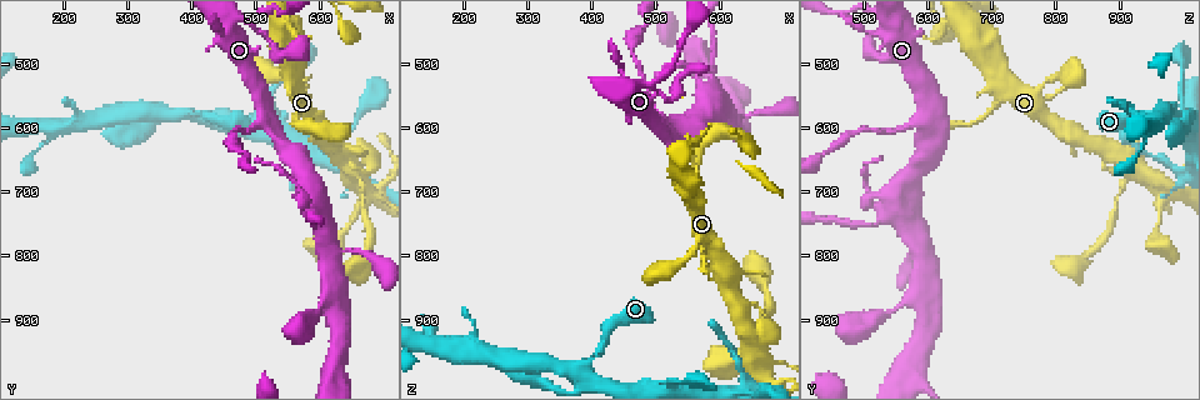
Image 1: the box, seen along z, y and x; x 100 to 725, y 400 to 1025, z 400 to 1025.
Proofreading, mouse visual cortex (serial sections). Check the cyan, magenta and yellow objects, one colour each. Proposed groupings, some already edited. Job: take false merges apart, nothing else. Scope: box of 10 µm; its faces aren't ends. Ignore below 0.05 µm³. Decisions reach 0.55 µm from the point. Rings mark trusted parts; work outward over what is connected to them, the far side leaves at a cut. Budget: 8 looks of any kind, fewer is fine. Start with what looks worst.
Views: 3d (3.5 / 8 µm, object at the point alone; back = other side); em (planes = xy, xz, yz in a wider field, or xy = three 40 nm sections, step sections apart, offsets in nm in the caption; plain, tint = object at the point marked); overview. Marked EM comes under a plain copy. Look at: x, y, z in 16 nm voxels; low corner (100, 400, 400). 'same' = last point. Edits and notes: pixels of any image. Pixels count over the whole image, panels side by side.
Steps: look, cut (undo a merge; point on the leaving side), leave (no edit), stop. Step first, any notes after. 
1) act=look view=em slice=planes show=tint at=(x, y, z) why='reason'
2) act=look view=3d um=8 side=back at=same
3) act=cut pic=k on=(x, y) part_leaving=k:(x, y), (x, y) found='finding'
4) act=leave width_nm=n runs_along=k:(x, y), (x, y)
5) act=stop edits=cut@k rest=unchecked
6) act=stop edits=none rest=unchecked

act=look view=3d um=3.5 at=(590, 735, 540) why='looks like a crossing'

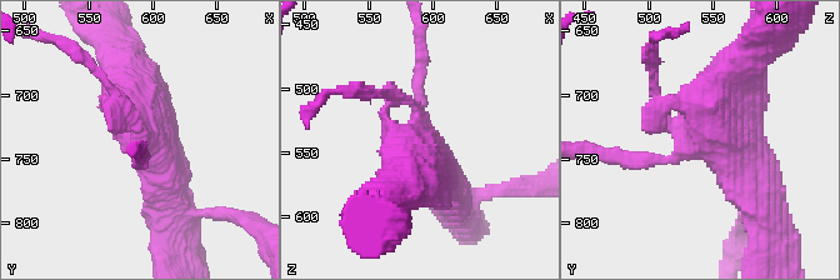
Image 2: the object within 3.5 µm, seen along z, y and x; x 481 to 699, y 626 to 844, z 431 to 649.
act=look view=em slice=xy step=2 show=tint at=(590, 736, 534) why='need the tissue'

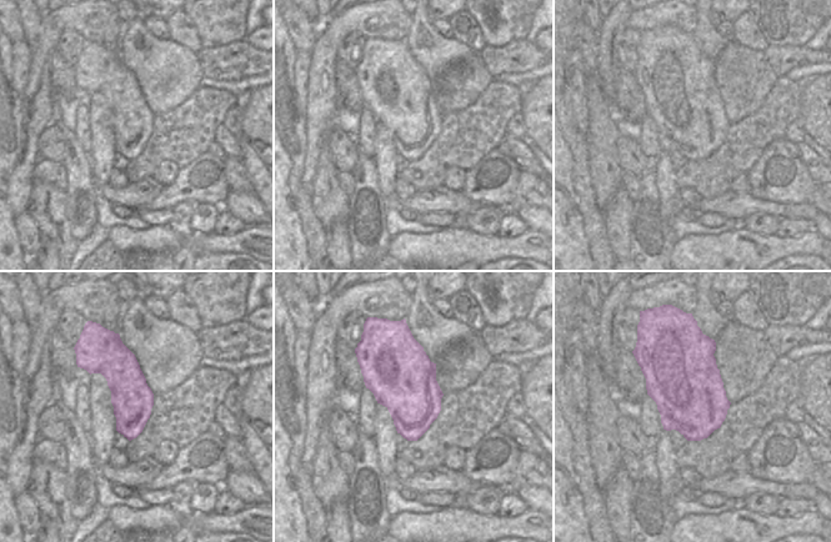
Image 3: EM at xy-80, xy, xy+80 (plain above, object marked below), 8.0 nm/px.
act=leave width_nm=500 runs_along=2:(118, 54), (140, 89), (168, 193) found='all the same cell'

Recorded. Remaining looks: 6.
act=look view=3d um=3.5 at=(495, 600, 560) why='thick turns thin'

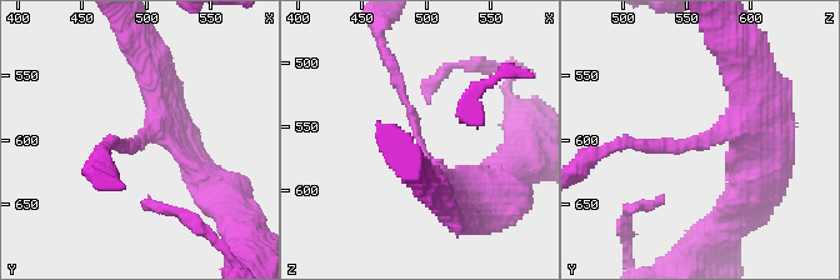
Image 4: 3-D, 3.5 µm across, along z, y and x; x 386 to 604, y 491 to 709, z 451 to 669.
act=look view=em slice=xy step=3 show=tint at=(496, 598, 560) arm_widths_nm=150,400

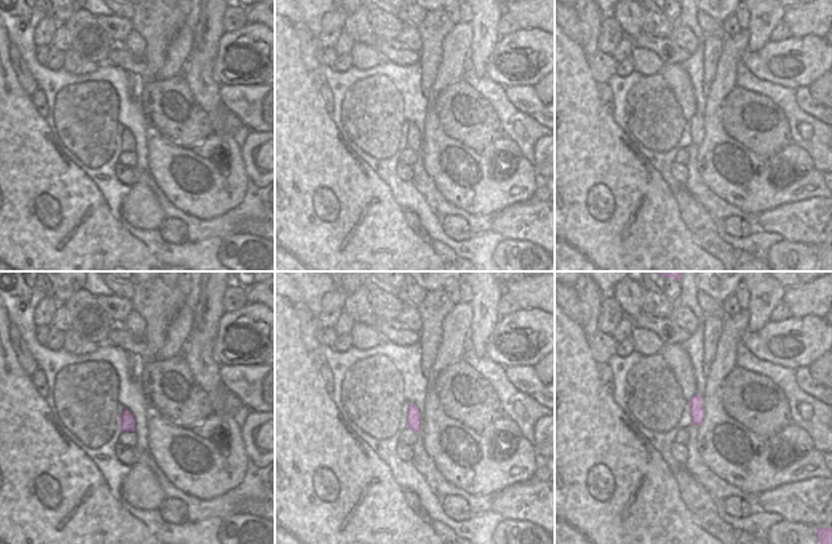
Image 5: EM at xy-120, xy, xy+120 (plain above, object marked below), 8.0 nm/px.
act=leave width_nm=120 runs_along=4:(438, 195), (438, 173), (391, 68) found='continuous, no second cell'

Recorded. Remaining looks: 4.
act=look view=3d um=3.5 at=(670, 695, 965) why='looks like a crossing'

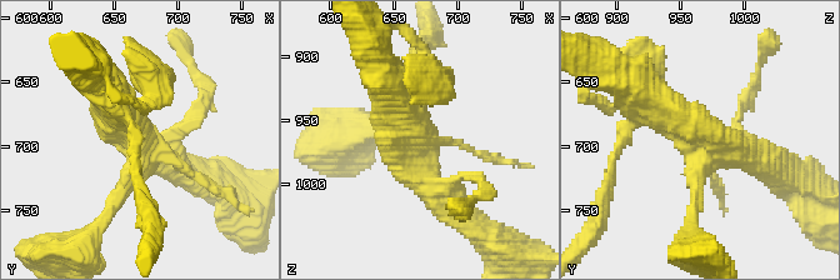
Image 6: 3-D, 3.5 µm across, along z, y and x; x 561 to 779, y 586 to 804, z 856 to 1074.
act=look view=em slice=xy step=1 show=tint at=(666, 698, 970) arms=4 arm_widths_nm=100,150,350,500

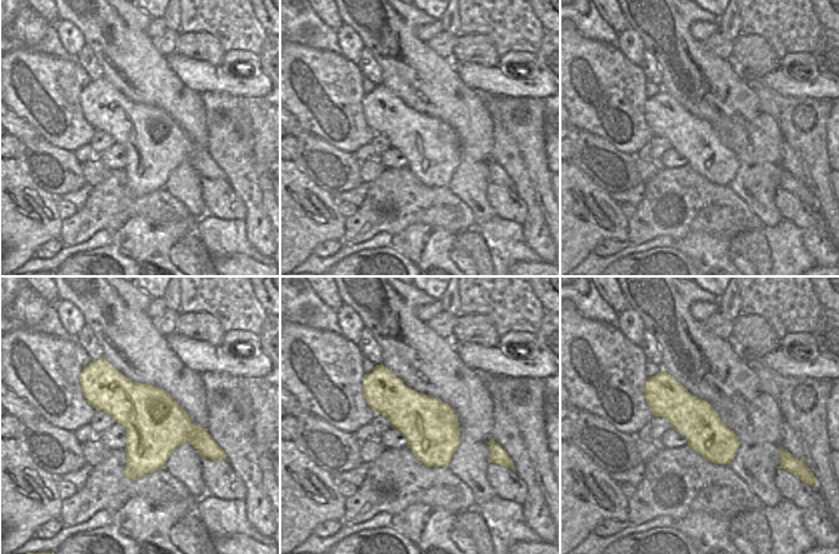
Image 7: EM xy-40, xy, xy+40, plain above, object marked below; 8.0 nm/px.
act=leave runs_along=7:(649, 382), (728, 459) found='one cell here'

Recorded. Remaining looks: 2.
act=stop edits=none rest=unchecked

